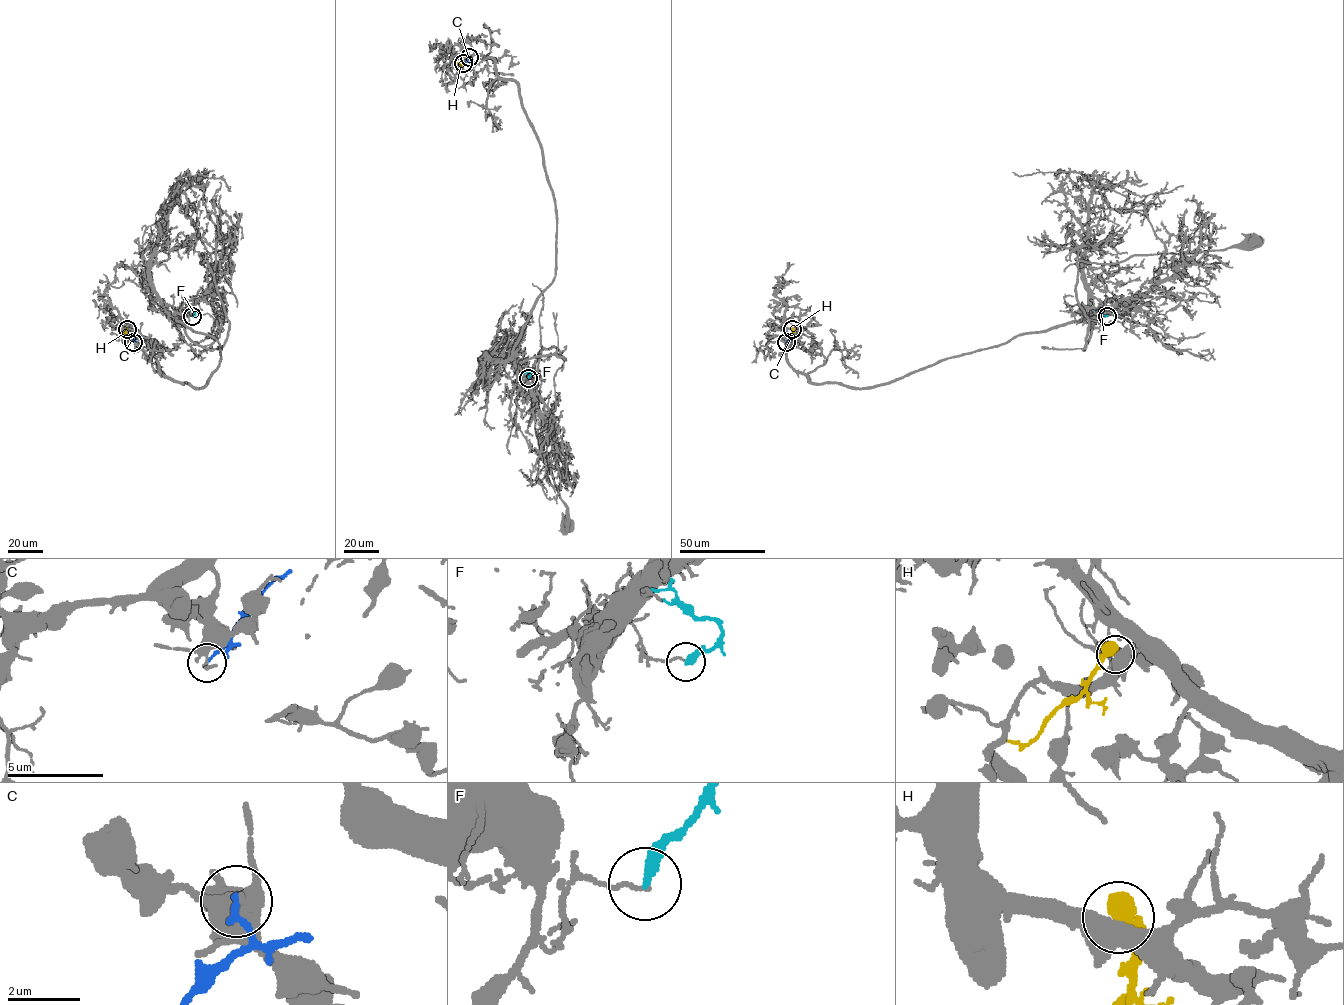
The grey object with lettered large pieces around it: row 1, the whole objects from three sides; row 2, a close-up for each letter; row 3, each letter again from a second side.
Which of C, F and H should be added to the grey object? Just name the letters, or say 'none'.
none

